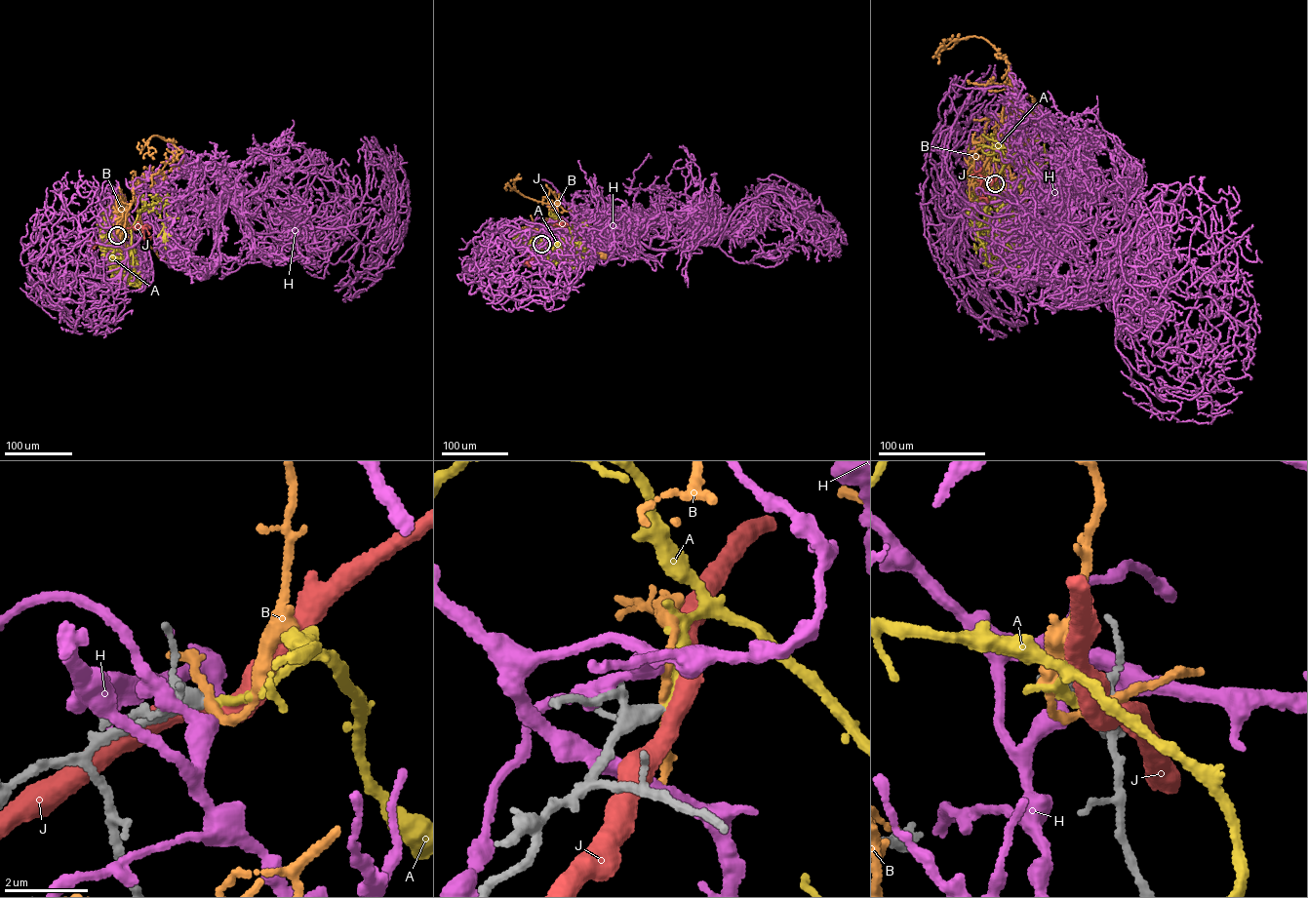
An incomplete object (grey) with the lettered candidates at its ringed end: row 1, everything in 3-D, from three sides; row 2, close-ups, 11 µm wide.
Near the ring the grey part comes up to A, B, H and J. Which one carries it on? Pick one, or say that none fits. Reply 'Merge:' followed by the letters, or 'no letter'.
Merge: A

